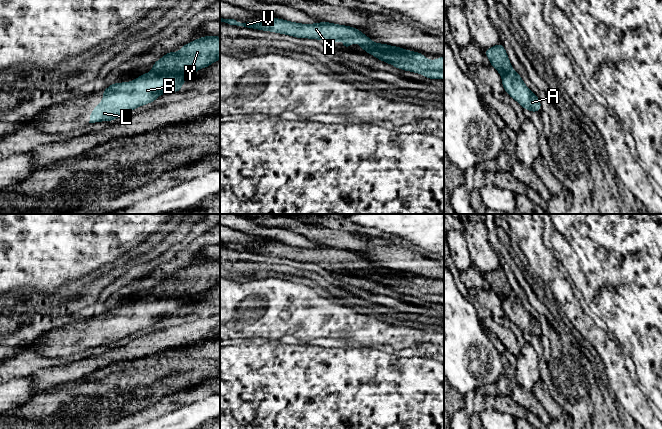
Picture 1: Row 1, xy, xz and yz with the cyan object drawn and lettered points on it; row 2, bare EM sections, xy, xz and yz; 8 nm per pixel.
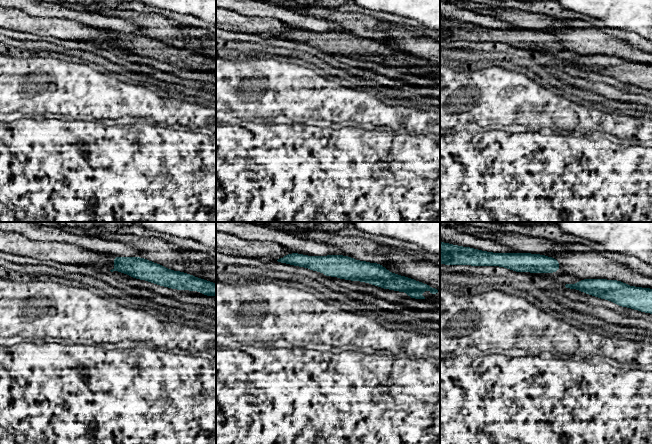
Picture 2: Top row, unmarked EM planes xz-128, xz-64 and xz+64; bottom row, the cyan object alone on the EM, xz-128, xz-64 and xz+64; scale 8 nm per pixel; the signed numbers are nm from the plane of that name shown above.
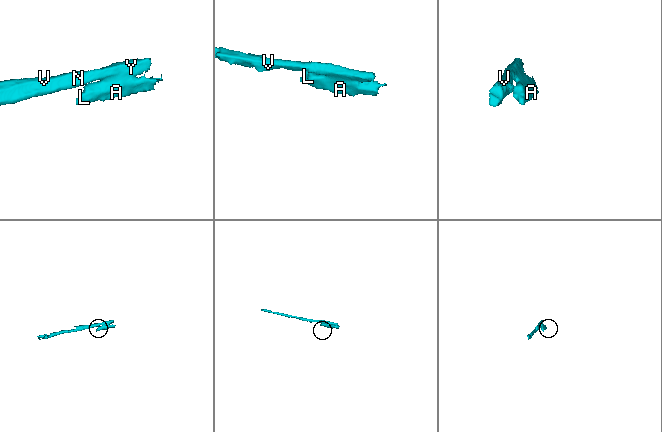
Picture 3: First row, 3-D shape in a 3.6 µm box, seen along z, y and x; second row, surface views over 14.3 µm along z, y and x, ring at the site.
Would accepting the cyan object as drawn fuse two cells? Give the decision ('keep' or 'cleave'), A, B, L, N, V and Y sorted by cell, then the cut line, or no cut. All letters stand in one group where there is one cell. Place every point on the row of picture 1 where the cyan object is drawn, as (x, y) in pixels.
cleave | A B L / N V Y | xz (364, 49), (378, 48), (382, 50), (407, 51)

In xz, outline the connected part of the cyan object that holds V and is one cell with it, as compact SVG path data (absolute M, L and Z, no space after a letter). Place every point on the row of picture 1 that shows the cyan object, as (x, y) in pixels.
M273 17L252 22L239 22L234 19L220 18L220 22L225 22L236 27L244 27L263 31L271 31L274 33L281 33L300 39L324 39L329 45L332 45L336 43L339 39L342 39L344 49L348 49L350 45L354 41L356 41L358 43L358 46L360 46L364 50L378 48L382 51L408 51L407 49L396 46L374 43L368 36L363 34L355 27L338 25L330 22L301 24Z

